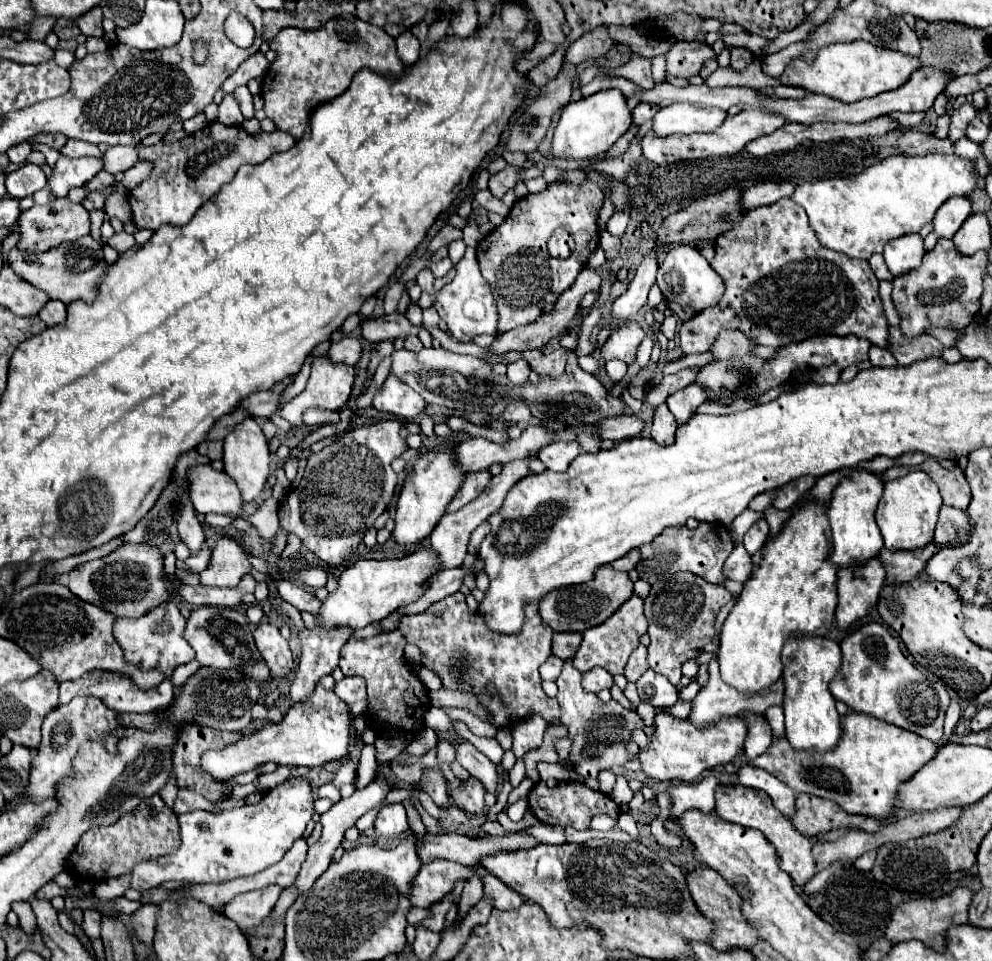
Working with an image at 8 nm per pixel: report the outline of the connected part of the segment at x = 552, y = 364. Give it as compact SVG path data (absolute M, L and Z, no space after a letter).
M557 348L551 352L541 352L541 350L527 350L527 352L511 352L511 354L503 354L505 362L513 362L517 358L523 358L531 364L531 368L539 374L539 376L551 376L557 378L565 372L565 364L567 364L567 350L565 348Z

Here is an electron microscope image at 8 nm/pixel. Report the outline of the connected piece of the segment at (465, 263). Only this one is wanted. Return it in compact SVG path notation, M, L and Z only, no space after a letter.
M467 248L467 250L469 252L457 264L457 274L455 274L453 282L449 282L441 290L433 290L433 280L435 278L433 278L429 268L423 268L415 276L415 282L423 290L437 294L437 300L435 300L433 306L437 308L441 320L447 322L449 334L459 342L471 342L475 336L481 336L481 334L497 334L497 304L495 304L493 292L487 286L487 280L479 272L475 248Z

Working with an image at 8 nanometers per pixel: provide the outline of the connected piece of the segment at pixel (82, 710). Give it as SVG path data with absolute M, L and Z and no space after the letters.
M77 696L69 704L63 704L57 710L53 710L43 722L43 740L37 748L37 756L33 756L33 762L31 762L31 774L29 774L31 794L27 794L27 798L15 798L15 802L5 802L3 810L11 810L11 806L19 806L19 802L25 802L25 800L39 802L43 798L51 798L57 790L59 780L63 780L71 772L71 762L81 742L101 740L107 746L107 750L115 752L117 738L111 736L111 730L119 726L121 724L117 722L117 712L109 710L99 698Z

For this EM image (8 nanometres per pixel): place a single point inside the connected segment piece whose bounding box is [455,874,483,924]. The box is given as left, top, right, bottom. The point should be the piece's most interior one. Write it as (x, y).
(473, 892)

